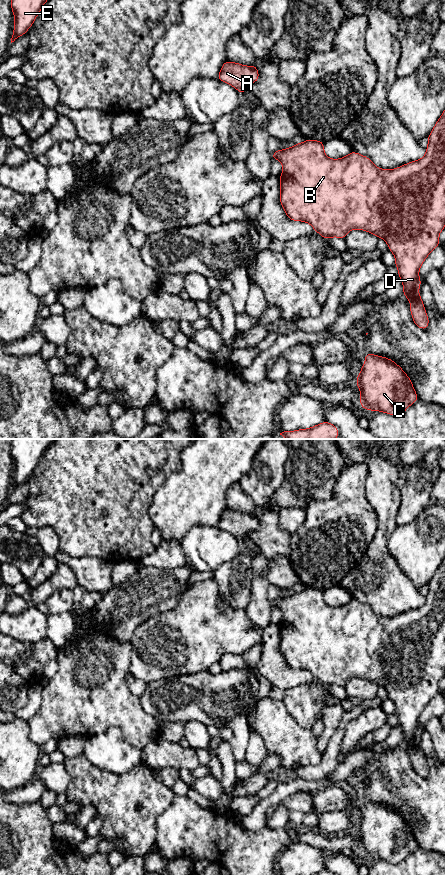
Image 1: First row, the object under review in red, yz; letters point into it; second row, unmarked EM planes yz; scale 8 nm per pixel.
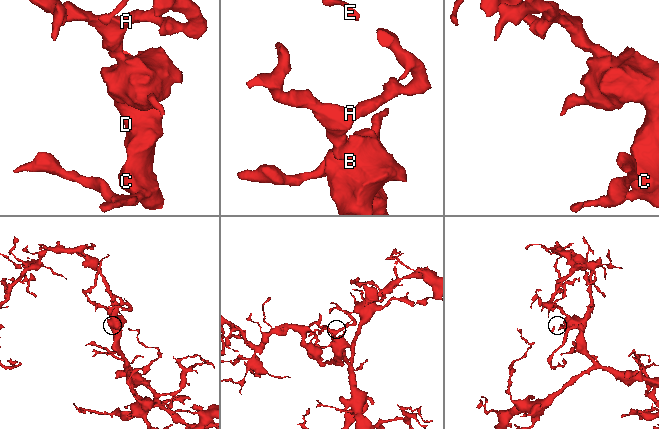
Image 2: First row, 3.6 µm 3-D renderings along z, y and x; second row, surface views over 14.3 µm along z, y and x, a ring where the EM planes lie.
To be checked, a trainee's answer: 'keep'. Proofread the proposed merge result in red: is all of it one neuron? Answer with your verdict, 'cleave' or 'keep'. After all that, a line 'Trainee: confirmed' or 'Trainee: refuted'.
keep
Trainee: confirmed

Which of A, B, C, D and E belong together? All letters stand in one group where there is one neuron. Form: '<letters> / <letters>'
A B C D E

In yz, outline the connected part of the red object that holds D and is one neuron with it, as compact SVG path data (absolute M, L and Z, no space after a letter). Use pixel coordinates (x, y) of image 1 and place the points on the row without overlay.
M445 558L428 584L428 594L423 606L396 617L379 617L370 606L352 599L340 607L331 607L324 600L322 589L307 587L290 596L271 602L283 614L279 625L280 651L290 668L309 671L324 687L344 687L352 677L367 679L383 686L395 704L395 714L402 727L404 745L410 749L410 759L415 773L428 776L429 767L419 743L419 718L427 704L440 693L439 682L445 676Z

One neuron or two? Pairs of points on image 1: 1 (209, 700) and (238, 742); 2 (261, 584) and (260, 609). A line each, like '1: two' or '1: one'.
1: one
2: one

